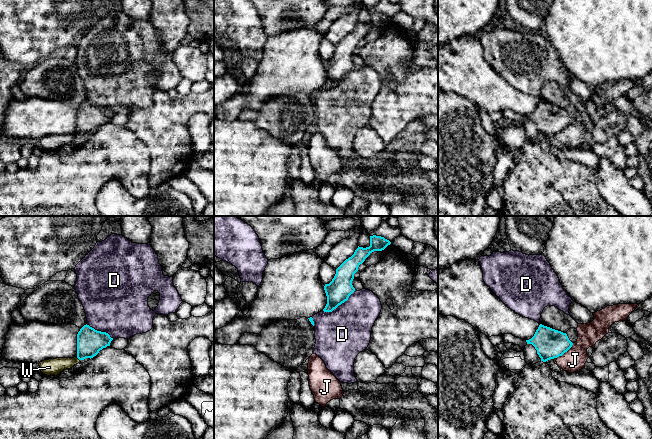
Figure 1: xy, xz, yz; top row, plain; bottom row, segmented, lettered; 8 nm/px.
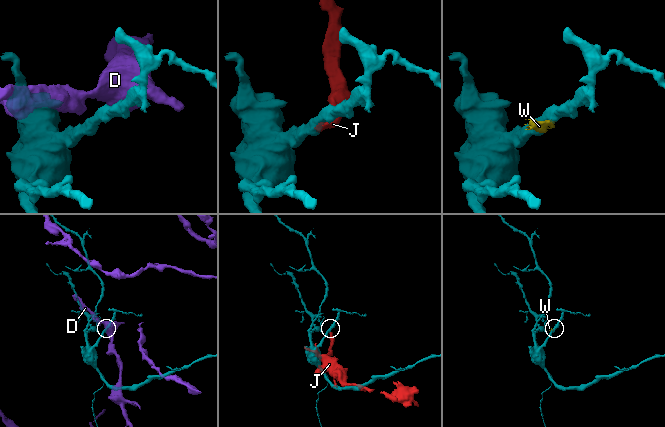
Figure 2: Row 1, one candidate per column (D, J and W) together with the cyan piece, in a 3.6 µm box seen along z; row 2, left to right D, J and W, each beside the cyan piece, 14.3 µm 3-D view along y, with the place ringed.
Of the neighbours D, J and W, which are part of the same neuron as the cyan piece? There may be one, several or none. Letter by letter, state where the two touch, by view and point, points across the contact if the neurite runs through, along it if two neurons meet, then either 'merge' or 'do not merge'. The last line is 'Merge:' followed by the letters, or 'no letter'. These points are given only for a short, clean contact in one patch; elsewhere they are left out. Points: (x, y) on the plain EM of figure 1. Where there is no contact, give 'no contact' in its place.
D: xz (339, 80) | do not merge
J: yz (565, 127) | along yz (573, 119), (566, 127), (556, 133) | do not merge
W: xy (78, 134) | along xy (76, 133), (79, 136) | do not merge
Merge: no letter

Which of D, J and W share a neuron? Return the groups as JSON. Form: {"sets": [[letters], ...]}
{"sets": [["D"], ["J", "W"]]}

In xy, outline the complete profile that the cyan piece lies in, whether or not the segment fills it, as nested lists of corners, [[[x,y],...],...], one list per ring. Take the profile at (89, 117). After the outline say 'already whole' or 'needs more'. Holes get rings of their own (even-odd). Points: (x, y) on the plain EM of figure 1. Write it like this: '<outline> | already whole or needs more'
[[[84,101],[77,110],[77,134],[79,136],[93,134],[100,126],[110,122],[112,116],[108,109]]] | already whole

